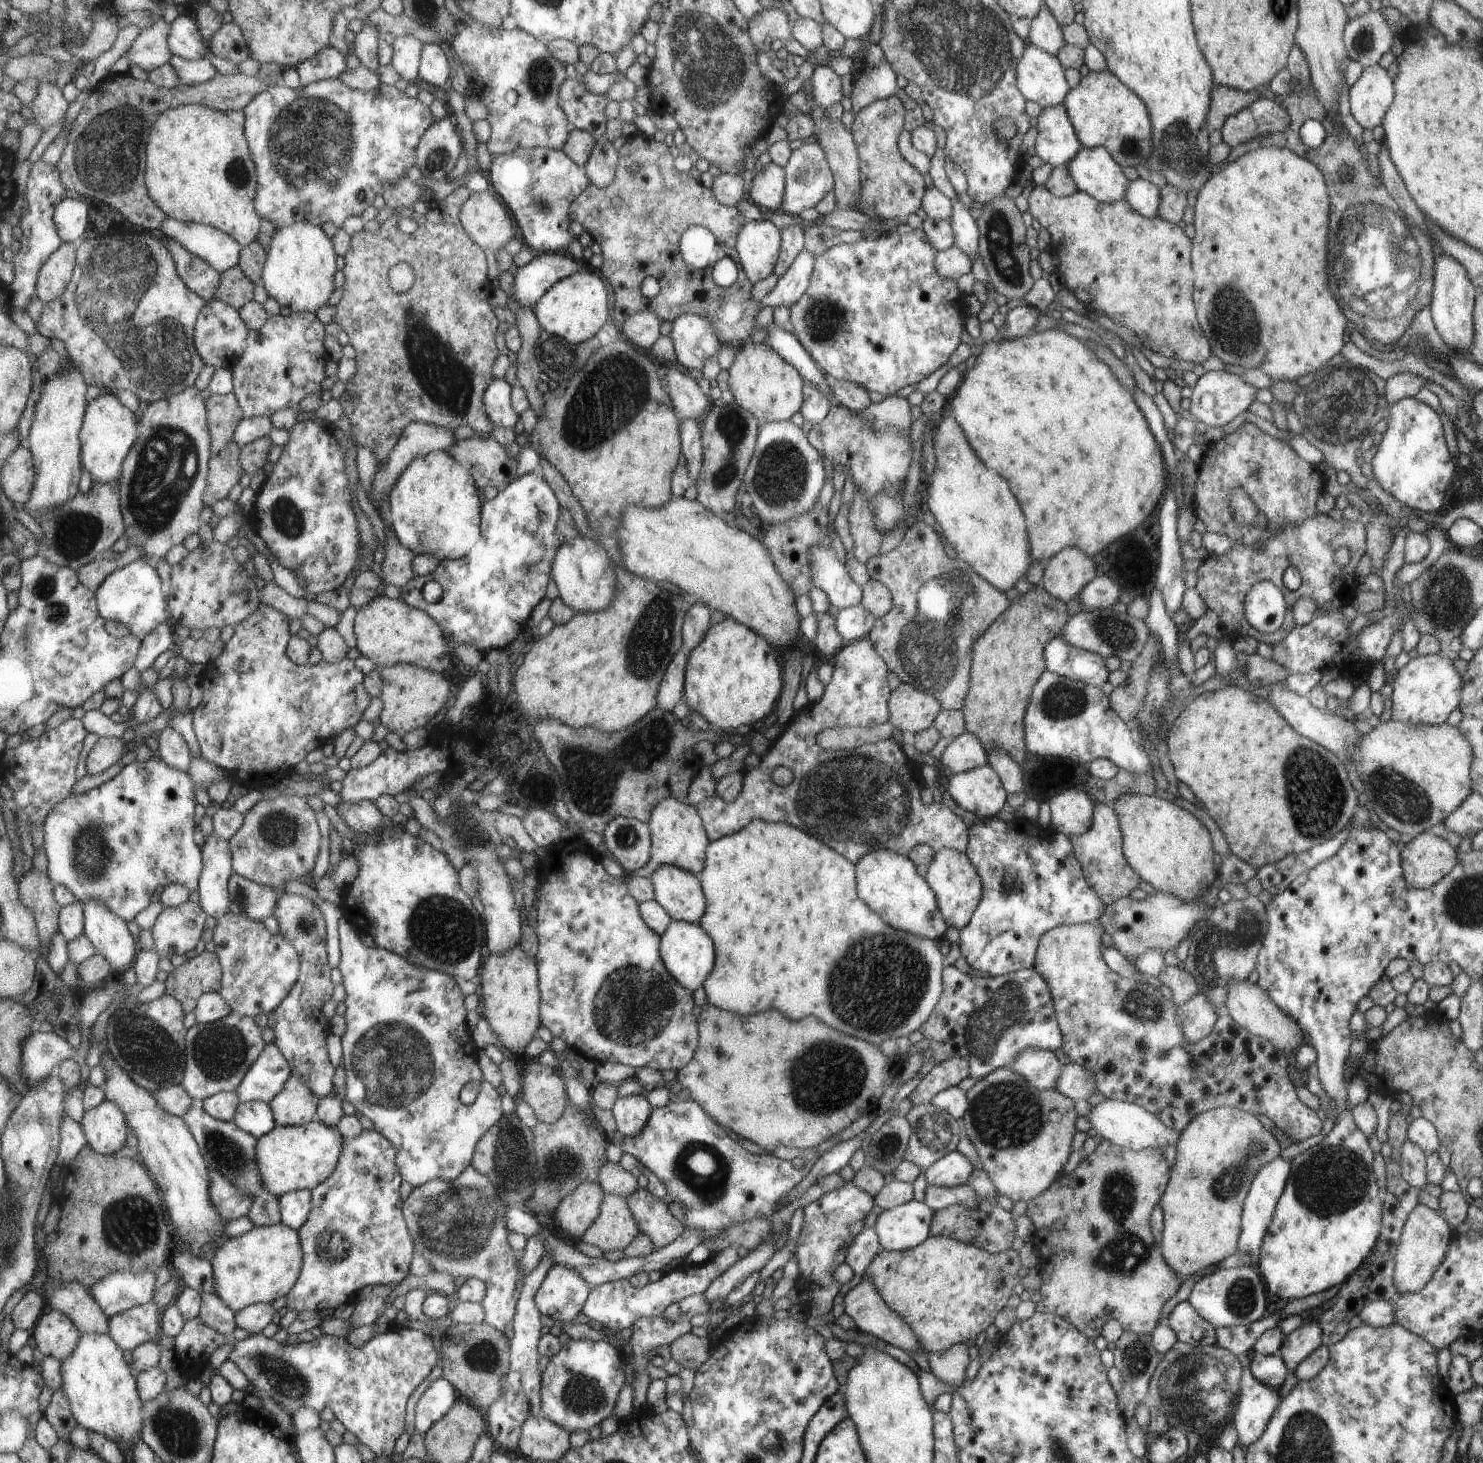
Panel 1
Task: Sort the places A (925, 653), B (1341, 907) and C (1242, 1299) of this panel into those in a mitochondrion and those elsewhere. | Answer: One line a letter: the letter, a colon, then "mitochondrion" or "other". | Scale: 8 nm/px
A: mitochondrion
B: other
C: mitochondrion

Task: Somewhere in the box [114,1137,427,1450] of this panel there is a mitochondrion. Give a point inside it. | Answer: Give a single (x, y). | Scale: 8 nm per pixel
(281, 1375)

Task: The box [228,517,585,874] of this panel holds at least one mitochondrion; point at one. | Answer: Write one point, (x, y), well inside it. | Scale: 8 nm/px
(279, 829)

